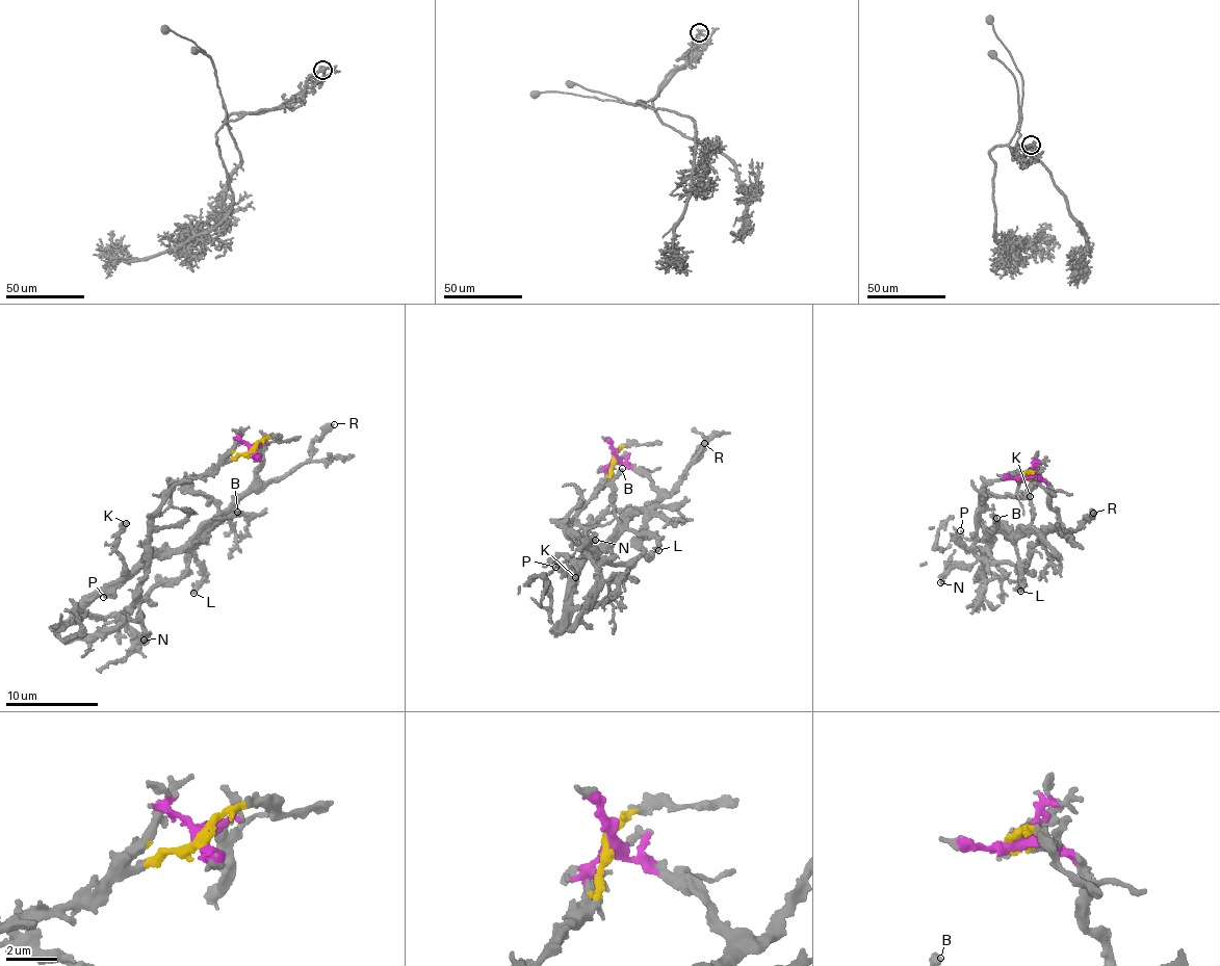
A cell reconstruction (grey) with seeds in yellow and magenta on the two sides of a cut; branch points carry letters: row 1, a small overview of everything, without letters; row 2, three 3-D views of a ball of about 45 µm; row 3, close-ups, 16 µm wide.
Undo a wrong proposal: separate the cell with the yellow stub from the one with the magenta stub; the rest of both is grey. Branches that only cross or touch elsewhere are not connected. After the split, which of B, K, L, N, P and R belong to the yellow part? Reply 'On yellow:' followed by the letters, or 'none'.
On yellow: N

